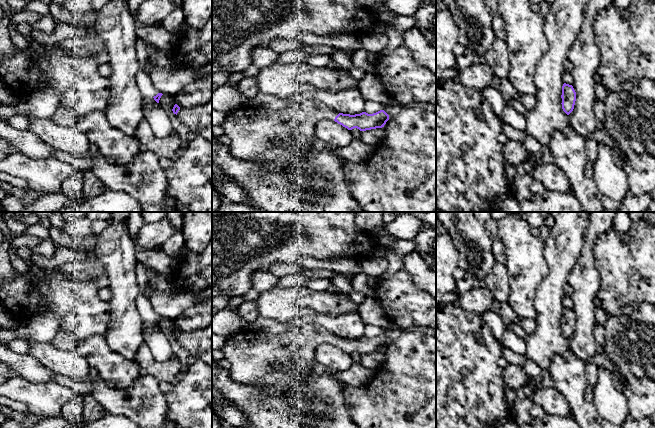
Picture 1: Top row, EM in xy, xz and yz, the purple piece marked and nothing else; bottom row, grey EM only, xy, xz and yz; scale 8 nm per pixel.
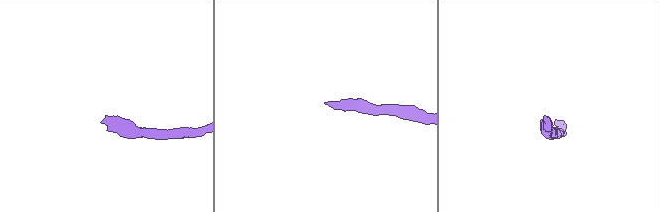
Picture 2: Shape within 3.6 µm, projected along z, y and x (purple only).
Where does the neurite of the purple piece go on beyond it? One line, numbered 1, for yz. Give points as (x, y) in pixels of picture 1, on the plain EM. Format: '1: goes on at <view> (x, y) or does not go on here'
1: does not go on here

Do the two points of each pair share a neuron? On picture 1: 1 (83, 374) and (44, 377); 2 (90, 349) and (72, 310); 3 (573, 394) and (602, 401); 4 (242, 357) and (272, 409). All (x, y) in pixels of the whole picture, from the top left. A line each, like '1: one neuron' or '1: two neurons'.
1: two neurons
2: two neurons
3: two neurons
4: two neurons

